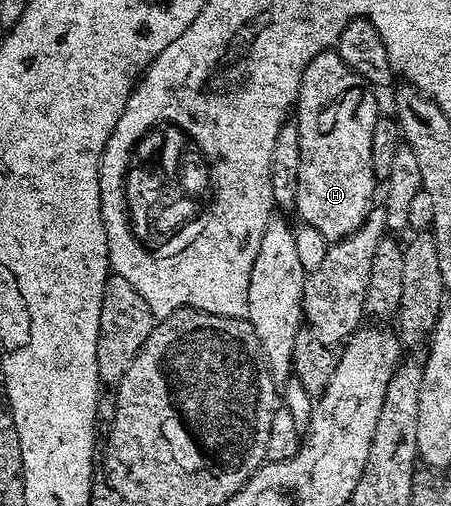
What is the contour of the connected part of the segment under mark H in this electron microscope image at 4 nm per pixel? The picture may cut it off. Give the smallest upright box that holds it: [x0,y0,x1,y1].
[295,49,381,240]

